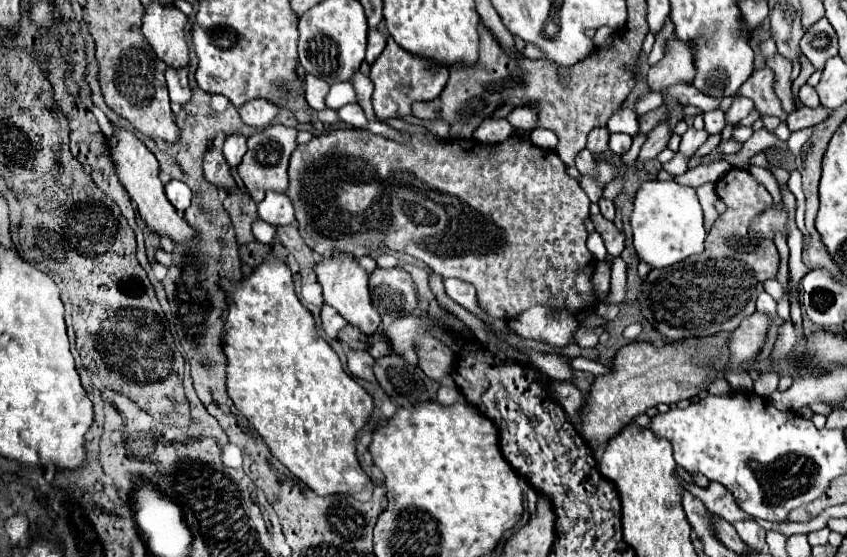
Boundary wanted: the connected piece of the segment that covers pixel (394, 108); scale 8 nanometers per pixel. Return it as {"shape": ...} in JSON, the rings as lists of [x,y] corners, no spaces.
{"shape":[[[391,37],[387,39],[385,51],[379,55],[379,59],[371,65],[371,81],[375,85],[373,91],[373,109],[375,115],[381,121],[395,119],[395,117],[407,117],[411,115],[411,105],[415,101],[433,101],[441,95],[449,71],[443,65],[435,65],[431,61],[423,61],[421,57],[411,57],[411,53],[403,53]]]}

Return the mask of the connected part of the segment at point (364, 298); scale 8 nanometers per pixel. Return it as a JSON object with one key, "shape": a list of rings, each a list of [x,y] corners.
{"shape":[[[335,255],[331,259],[325,259],[319,265],[315,265],[315,273],[317,273],[317,281],[323,287],[323,299],[327,305],[335,307],[341,313],[341,317],[345,317],[351,325],[355,325],[363,335],[377,333],[381,325],[381,315],[373,307],[371,297],[369,297],[369,285],[367,285],[369,273],[361,269],[353,257]]]}

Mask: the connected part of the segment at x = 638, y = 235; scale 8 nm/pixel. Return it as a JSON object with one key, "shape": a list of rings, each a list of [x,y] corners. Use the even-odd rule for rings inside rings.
{"shape":[[[645,181],[639,187],[631,227],[635,251],[651,269],[663,269],[687,259],[689,255],[701,253],[707,237],[703,229],[703,211],[695,189],[675,181]]]}

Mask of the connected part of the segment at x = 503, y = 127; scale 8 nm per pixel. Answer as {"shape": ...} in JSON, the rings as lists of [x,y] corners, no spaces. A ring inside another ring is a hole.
{"shape":[[[487,117],[483,123],[475,129],[473,137],[481,143],[501,143],[513,133],[513,127],[507,119],[497,119],[497,117]]]}

